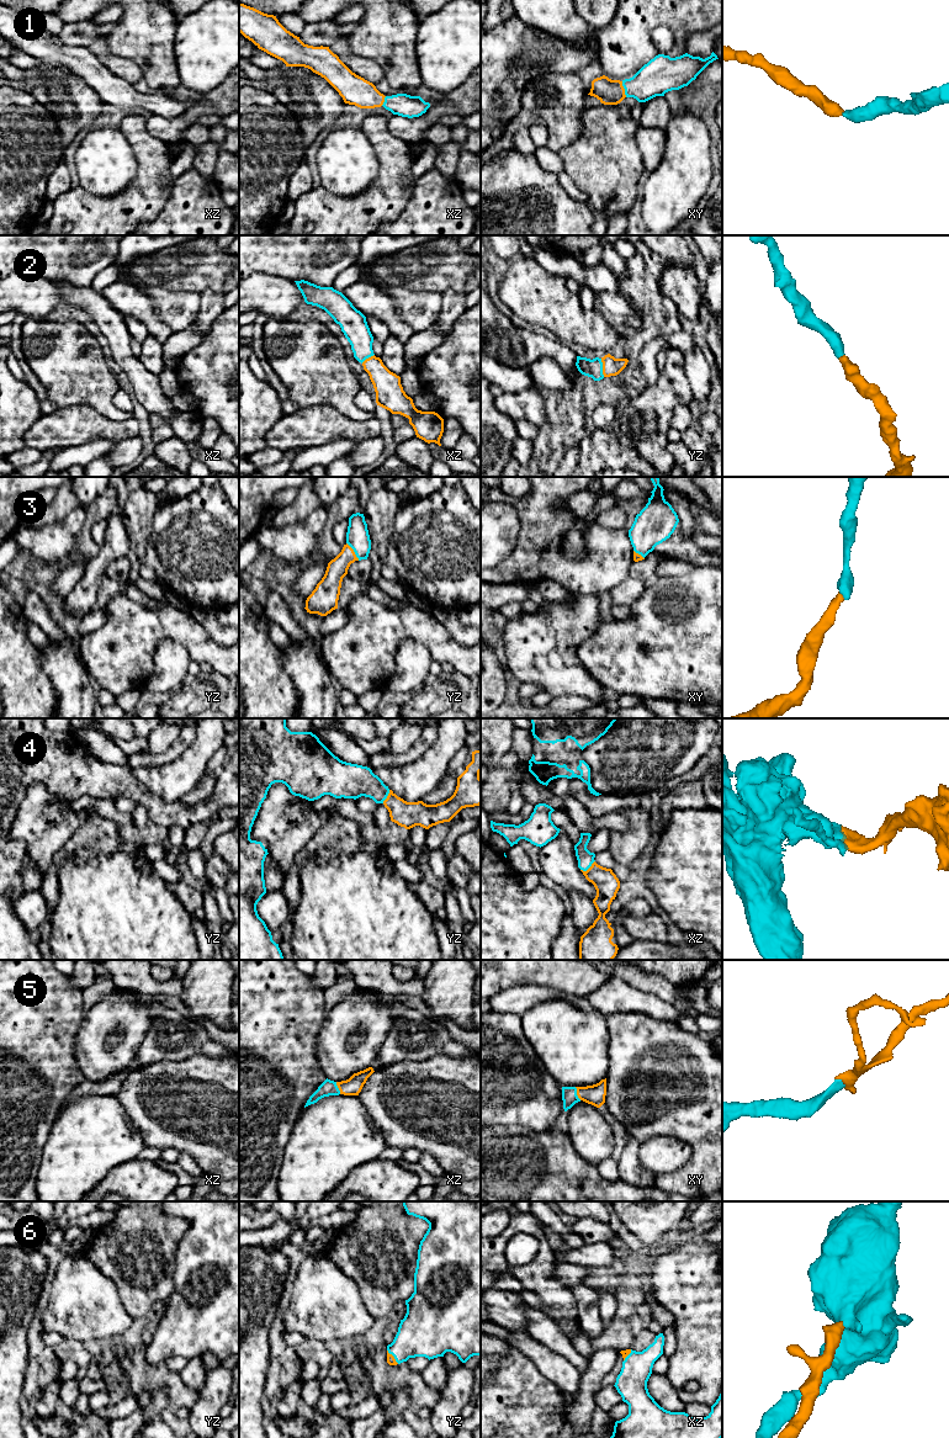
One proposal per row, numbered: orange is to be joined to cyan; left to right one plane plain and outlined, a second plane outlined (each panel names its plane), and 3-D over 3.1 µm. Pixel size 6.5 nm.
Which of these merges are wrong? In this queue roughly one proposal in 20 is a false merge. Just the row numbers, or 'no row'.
no row

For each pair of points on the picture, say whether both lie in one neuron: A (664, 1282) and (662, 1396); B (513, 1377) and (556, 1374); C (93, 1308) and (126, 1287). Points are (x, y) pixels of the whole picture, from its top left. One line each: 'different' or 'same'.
A: different
B: different
C: different

